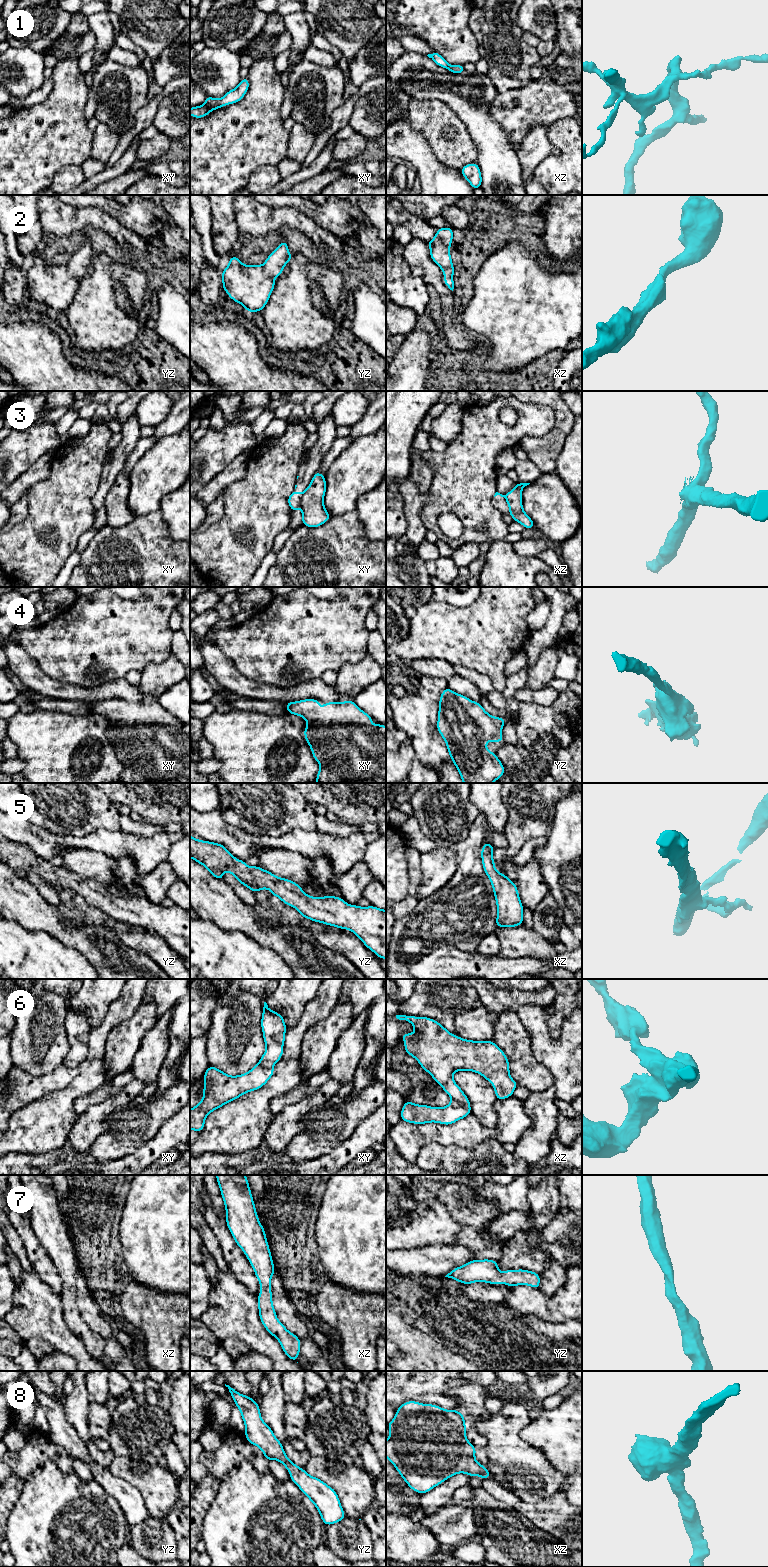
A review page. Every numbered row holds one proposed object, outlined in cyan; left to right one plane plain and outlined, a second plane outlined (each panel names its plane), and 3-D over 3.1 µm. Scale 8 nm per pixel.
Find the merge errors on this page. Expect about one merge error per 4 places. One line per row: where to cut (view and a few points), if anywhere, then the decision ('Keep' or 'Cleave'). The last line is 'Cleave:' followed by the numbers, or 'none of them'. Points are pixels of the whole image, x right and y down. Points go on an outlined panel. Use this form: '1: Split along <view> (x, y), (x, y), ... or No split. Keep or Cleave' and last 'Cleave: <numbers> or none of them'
1: No split. Keep
2: No split. Keep
3: Split along xy (305, 491), (299, 505). Cleave
4: No split. Keep
5: No split. Keep
6: Split along xz (451, 1098), (469, 1105). Cleave
7: No split. Keep
8: No split. Keep
Cleave: 3, 6

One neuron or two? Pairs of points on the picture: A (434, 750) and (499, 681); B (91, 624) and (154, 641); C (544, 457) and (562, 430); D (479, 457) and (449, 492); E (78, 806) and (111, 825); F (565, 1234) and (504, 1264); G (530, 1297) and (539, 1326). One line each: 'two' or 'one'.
A: two
B: one
C: one
D: one
E: one
F: one
G: two

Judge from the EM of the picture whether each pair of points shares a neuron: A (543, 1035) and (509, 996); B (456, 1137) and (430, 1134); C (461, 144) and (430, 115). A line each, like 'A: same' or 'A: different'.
A: different
B: same
C: same

